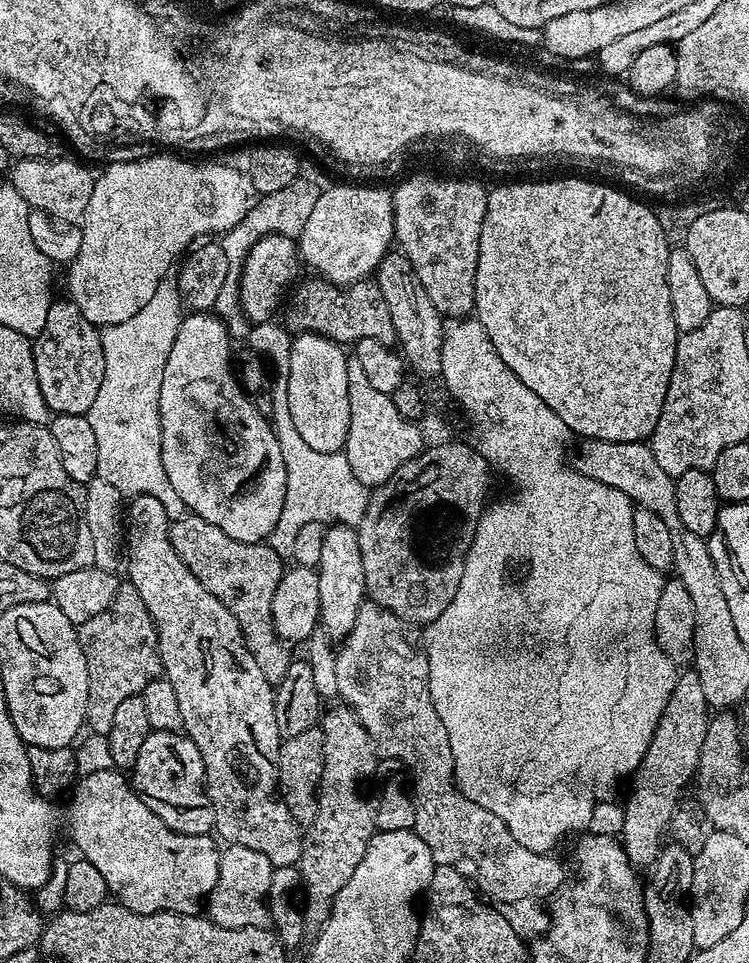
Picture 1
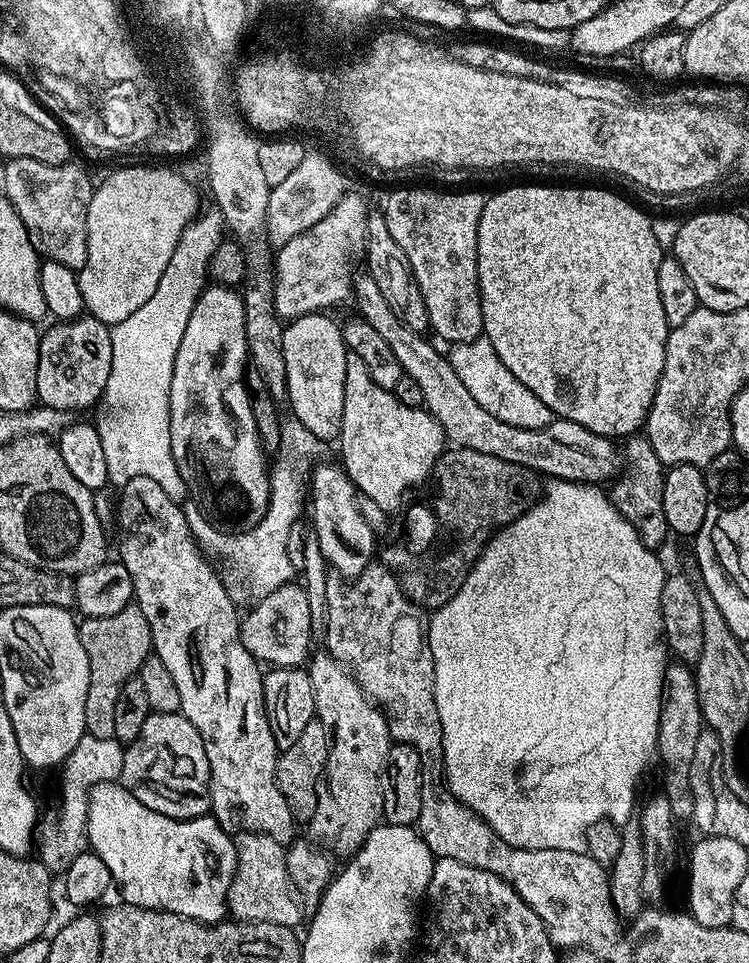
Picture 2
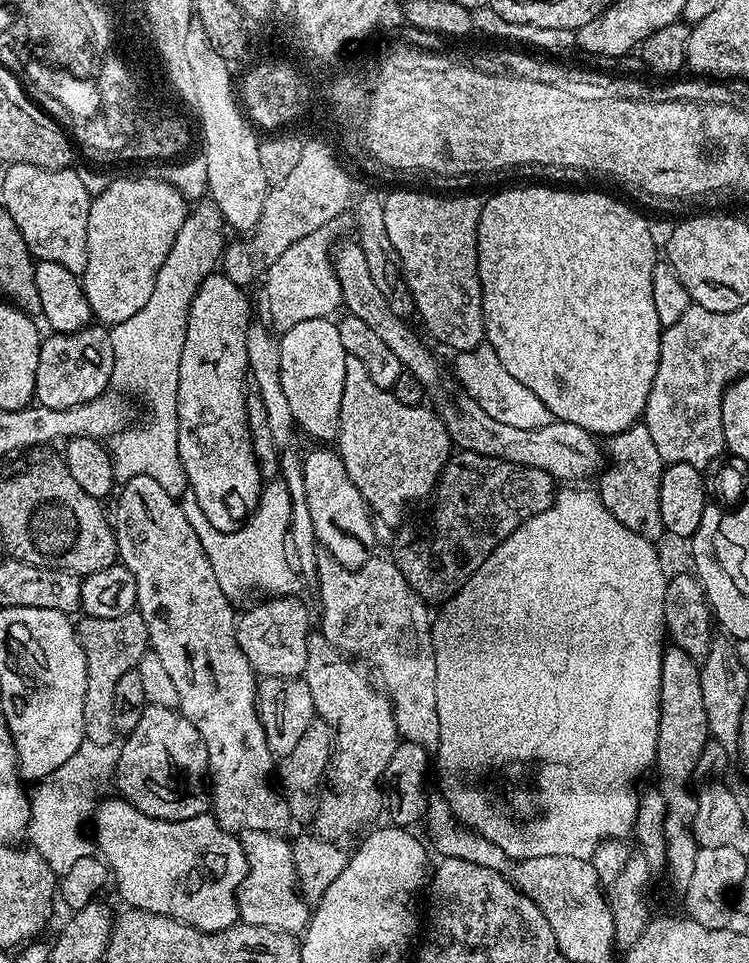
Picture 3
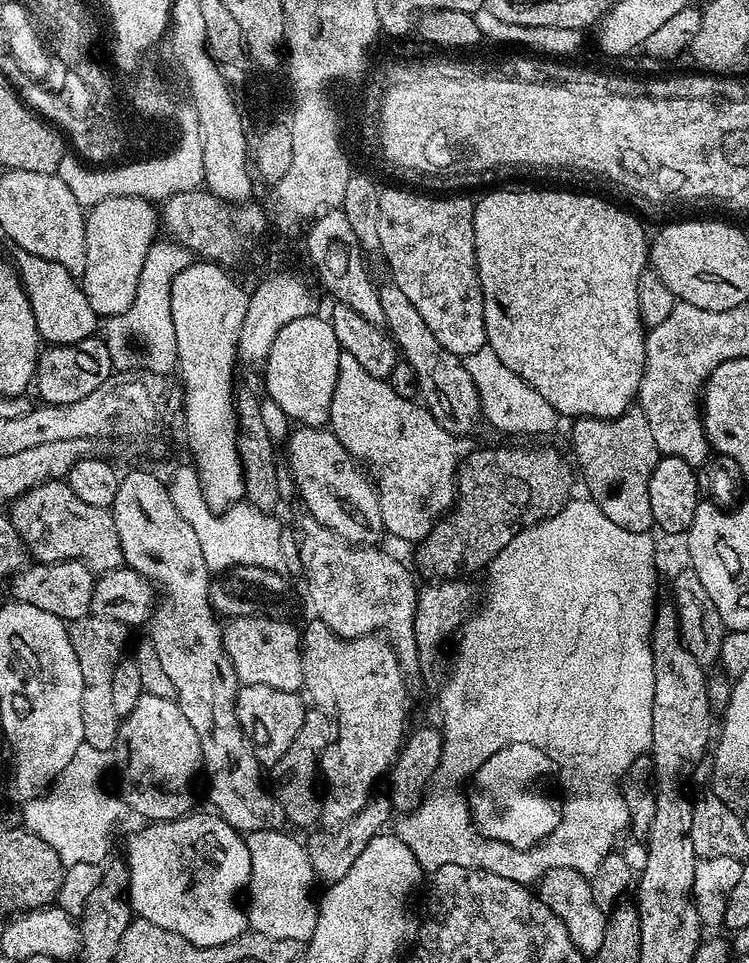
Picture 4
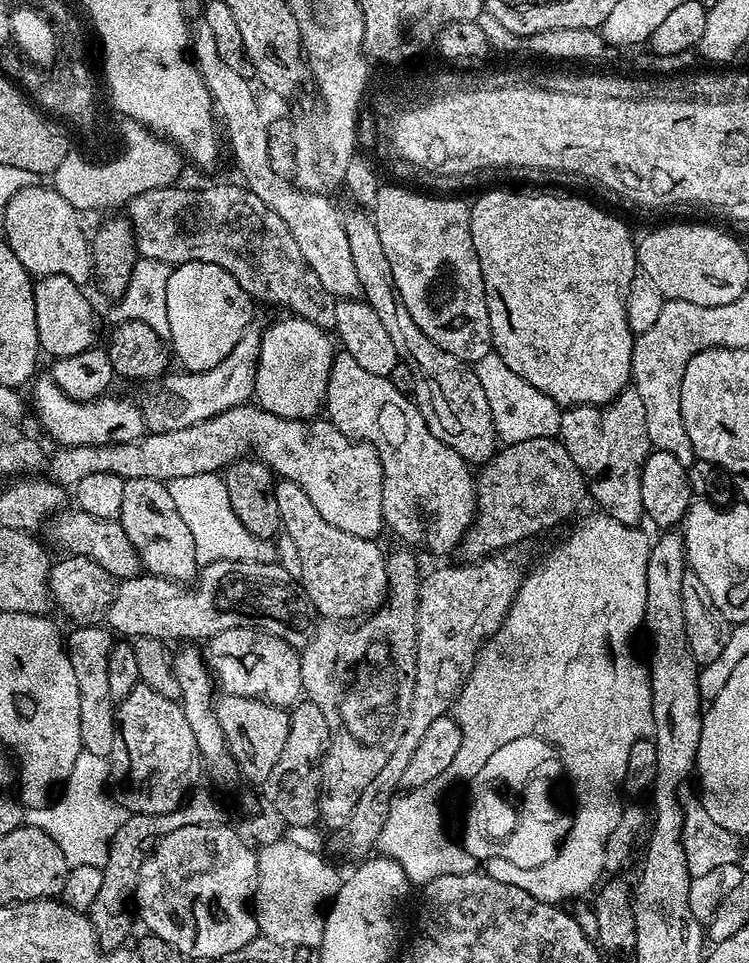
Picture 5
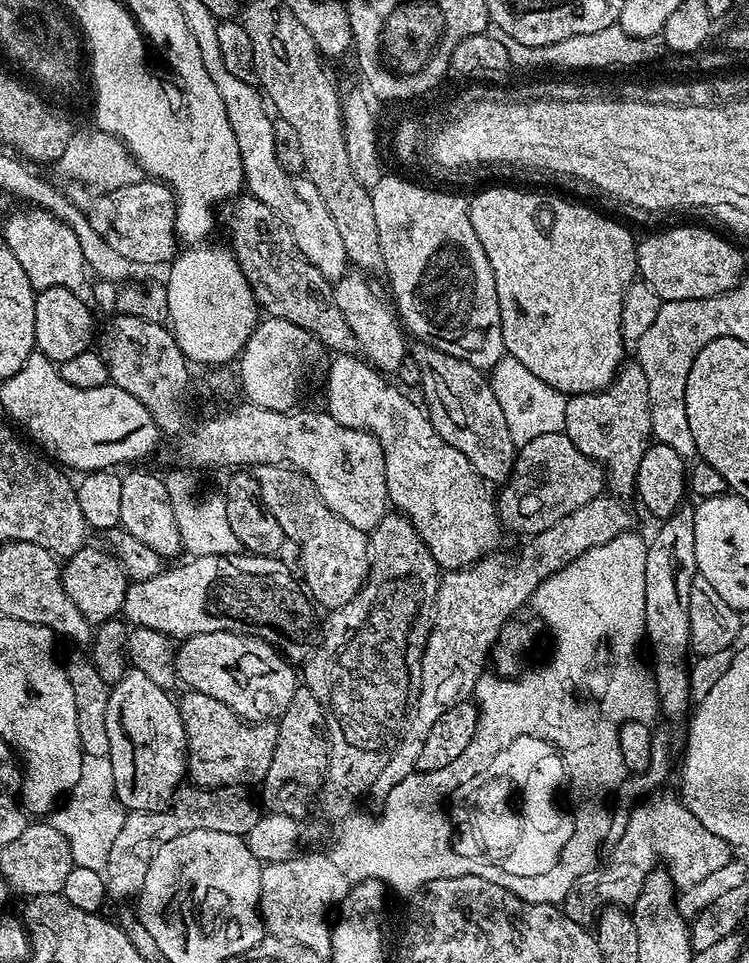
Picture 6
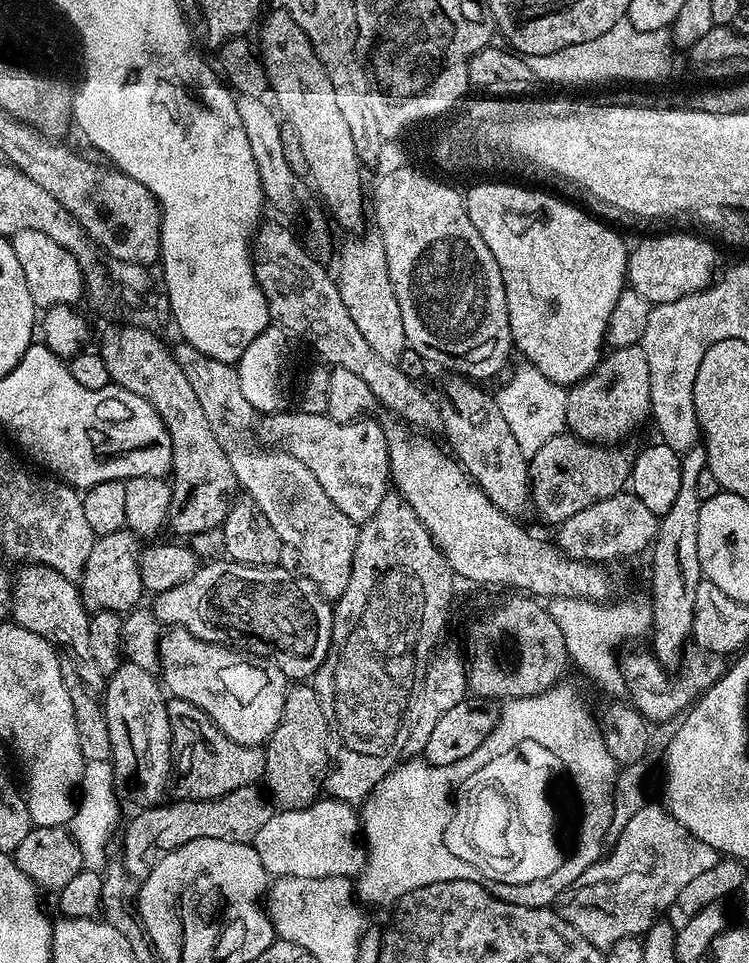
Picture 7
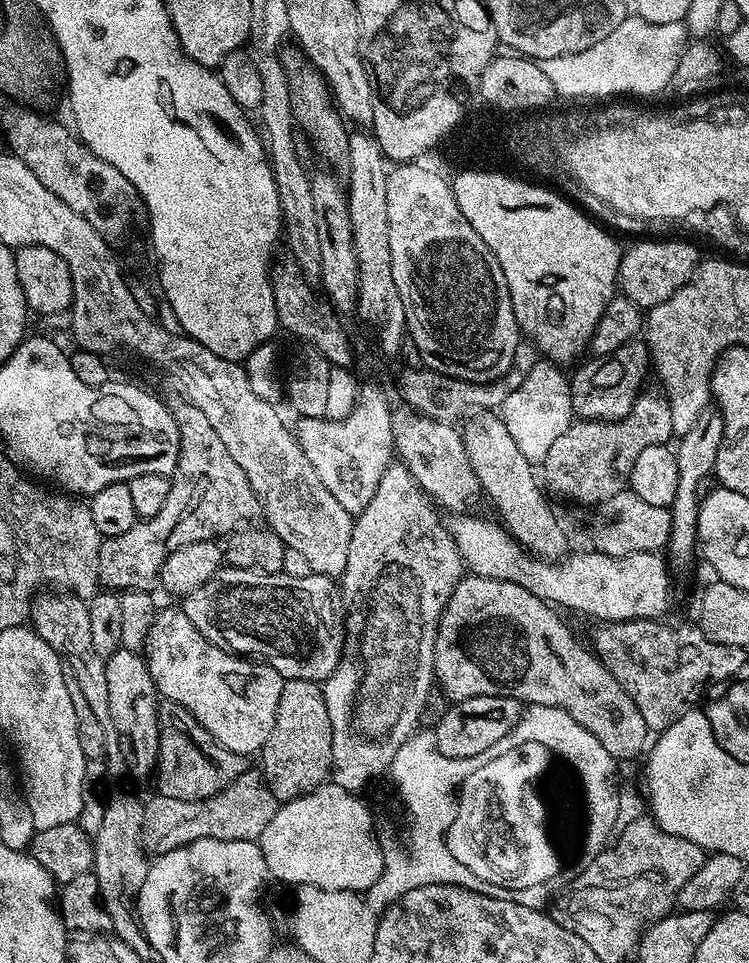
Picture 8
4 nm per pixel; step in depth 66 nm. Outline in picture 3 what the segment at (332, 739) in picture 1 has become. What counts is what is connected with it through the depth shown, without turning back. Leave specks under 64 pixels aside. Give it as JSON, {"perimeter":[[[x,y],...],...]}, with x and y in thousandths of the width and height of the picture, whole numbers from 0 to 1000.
{"perimeter":[[[413,655],[411,682],[403,705],[409,712],[414,712],[414,725],[419,725],[423,745],[438,749],[446,761],[443,786],[438,792],[433,817],[427,819],[427,840],[419,853],[421,867],[430,869],[431,872],[459,874],[463,868],[470,868],[474,864],[485,865],[498,855],[495,852],[506,843],[509,846],[514,838],[510,811],[515,795],[521,791],[521,783],[526,783],[531,772],[529,751],[522,729],[506,713],[499,712],[493,703],[493,707],[486,703],[485,697],[487,698],[487,695],[479,688],[471,687],[446,671],[441,671],[431,656]]]}

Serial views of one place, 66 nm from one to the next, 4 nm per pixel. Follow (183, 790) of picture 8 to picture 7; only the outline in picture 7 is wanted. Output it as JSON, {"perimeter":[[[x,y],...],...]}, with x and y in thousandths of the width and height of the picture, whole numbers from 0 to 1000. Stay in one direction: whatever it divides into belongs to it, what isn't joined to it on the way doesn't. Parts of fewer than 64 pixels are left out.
{"perimeter":[[[230,723],[222,733],[230,759],[230,795],[232,799],[234,826],[242,831],[284,831],[319,818],[338,817],[352,804],[352,777],[312,771],[264,733]]]}

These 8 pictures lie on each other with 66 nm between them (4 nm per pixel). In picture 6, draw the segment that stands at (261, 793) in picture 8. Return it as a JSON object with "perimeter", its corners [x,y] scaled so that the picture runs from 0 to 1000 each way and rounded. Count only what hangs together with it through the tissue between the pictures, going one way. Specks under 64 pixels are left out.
{"perimeter":[[[252,817],[252,822],[242,821],[231,830],[228,836],[204,843],[171,843],[163,862],[154,867],[152,879],[147,882],[147,891],[138,902],[139,921],[143,929],[155,935],[166,935],[170,930],[186,931],[187,922],[195,916],[195,903],[200,903],[200,895],[216,883],[222,874],[232,874],[238,866],[248,866],[254,862],[296,862],[296,866],[312,866],[330,869],[342,859],[348,859],[350,839],[336,832],[330,817],[312,818],[264,818]]]}

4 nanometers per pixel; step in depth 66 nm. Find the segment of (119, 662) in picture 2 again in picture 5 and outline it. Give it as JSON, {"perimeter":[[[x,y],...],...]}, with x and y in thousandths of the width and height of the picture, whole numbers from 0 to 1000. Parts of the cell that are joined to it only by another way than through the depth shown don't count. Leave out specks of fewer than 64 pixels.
{"perimeter":[[[134,648],[101,650],[95,654],[97,656],[88,660],[88,672],[93,692],[99,692],[99,704],[104,704],[104,754],[109,762],[107,775],[123,783],[144,787],[152,779],[155,761],[155,740],[142,697],[152,660],[143,651]]]}

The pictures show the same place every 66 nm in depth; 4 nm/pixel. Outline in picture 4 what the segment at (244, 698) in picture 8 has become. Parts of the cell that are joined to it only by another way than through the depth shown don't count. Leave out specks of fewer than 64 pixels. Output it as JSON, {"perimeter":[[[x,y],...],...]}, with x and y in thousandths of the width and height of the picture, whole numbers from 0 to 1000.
{"perimeter":[[[362,639],[318,640],[298,649],[299,674],[322,711],[366,712],[366,717],[401,719],[406,712],[399,651]]]}

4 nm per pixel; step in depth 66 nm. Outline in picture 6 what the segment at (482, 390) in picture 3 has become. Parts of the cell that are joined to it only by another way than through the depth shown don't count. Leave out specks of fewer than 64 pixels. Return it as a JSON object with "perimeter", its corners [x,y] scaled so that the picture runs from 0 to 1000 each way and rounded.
{"perimeter":[[[674,368],[654,383],[654,398],[660,405],[660,413],[665,413],[665,422],[670,422],[670,430],[676,434],[676,442],[681,447],[681,455],[693,463],[702,459],[713,459],[724,451],[752,449],[756,438],[754,408],[740,405],[740,401],[729,401],[724,393],[708,388],[692,372]]]}

